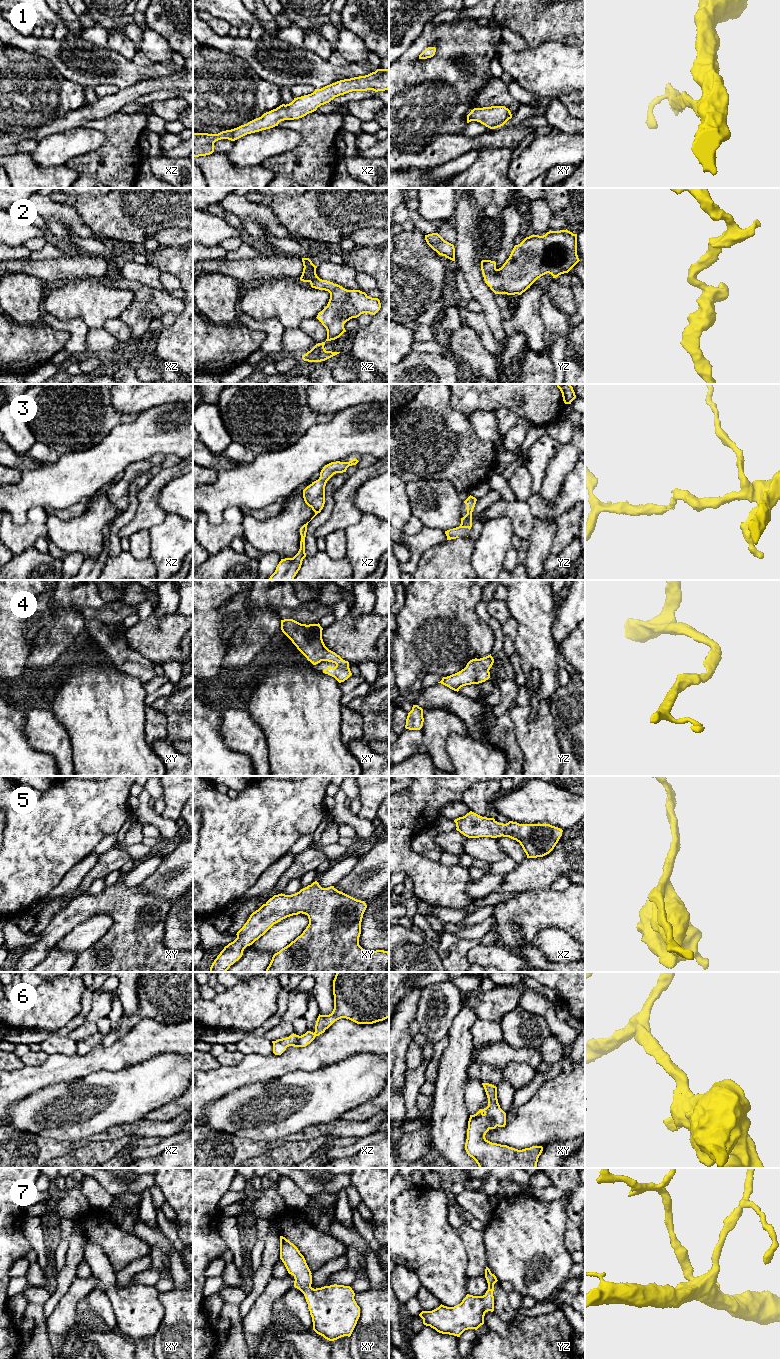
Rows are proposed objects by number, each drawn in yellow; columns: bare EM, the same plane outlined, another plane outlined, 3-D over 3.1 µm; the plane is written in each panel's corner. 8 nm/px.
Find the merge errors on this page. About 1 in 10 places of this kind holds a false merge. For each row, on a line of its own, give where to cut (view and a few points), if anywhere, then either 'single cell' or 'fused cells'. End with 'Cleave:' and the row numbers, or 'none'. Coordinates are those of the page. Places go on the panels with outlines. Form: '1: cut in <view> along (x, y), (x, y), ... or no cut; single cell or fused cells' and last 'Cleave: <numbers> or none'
1: no cut; single cell
2: no cut; single cell
3: no cut; single cell
4: no cut; single cell
5: no cut; single cell
6: no cut; single cell
7: no cut; single cell
Cleave: none

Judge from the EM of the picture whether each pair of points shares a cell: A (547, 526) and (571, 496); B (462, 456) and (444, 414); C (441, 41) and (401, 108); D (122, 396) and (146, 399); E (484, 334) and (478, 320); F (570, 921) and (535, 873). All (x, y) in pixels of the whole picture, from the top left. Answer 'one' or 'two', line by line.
A: two
B: one
C: one
D: one
E: one
F: two

